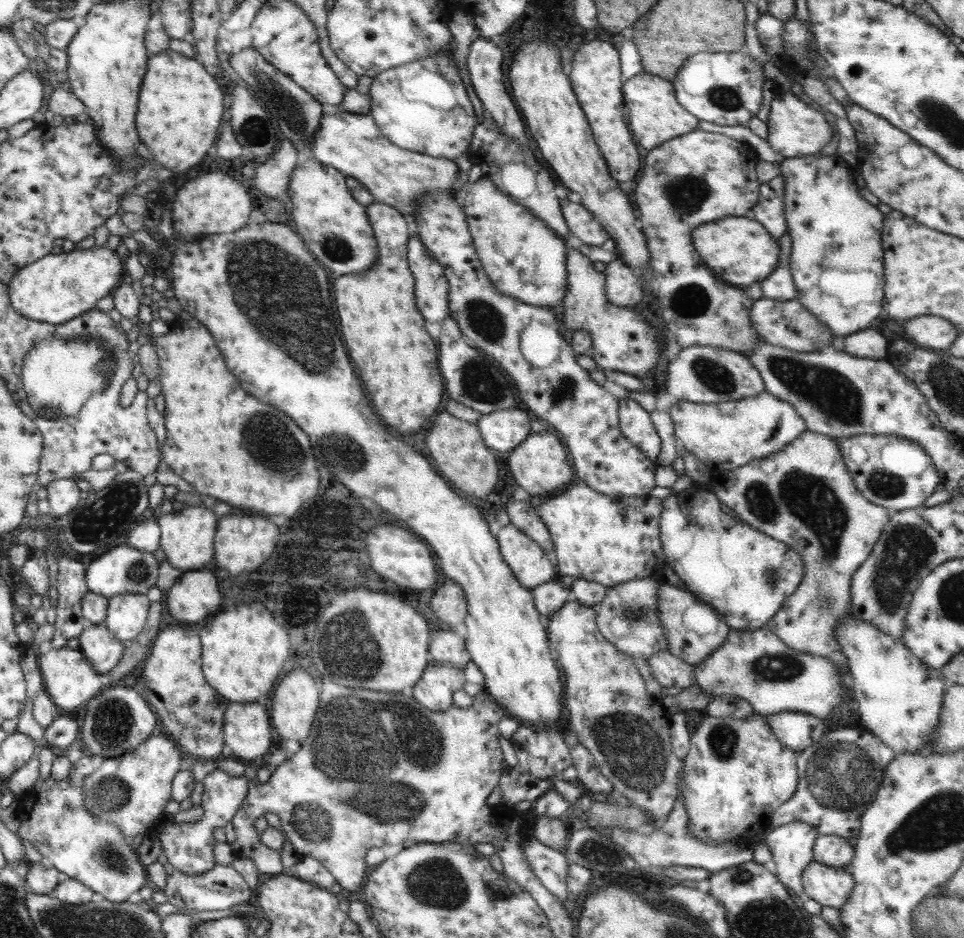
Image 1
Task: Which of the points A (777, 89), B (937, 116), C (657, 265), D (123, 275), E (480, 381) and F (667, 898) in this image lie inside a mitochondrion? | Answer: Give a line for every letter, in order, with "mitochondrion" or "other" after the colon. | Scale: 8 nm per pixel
A: other
B: mitochondrion
C: other
D: other
E: mitochondrion
F: mitochondrion

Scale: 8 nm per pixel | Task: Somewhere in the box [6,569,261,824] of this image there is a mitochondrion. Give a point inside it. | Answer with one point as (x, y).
(112, 723)

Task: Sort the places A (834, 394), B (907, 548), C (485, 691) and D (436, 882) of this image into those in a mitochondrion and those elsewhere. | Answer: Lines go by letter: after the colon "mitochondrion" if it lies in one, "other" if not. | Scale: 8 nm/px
A: mitochondrion
B: mitochondrion
C: other
D: mitochondrion

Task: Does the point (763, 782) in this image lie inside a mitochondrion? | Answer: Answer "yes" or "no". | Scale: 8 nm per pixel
no

